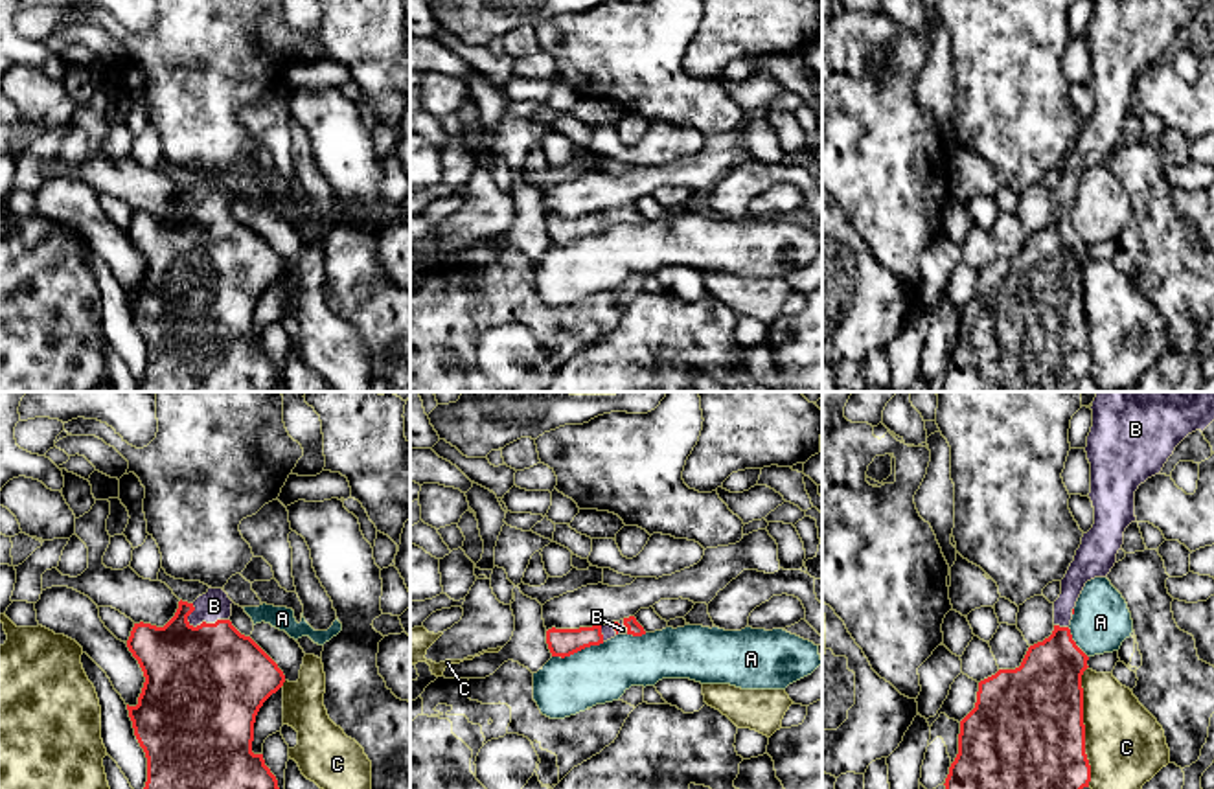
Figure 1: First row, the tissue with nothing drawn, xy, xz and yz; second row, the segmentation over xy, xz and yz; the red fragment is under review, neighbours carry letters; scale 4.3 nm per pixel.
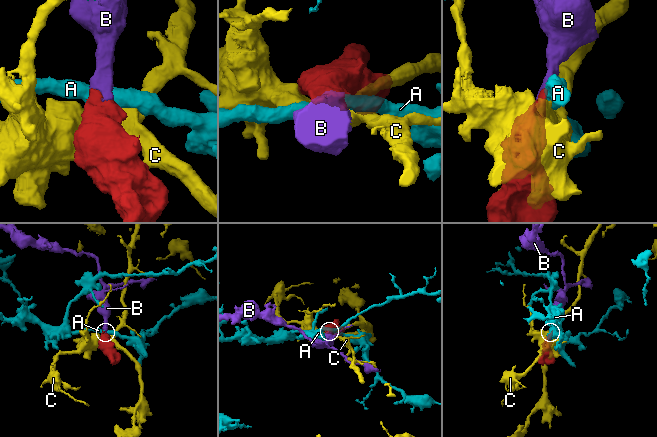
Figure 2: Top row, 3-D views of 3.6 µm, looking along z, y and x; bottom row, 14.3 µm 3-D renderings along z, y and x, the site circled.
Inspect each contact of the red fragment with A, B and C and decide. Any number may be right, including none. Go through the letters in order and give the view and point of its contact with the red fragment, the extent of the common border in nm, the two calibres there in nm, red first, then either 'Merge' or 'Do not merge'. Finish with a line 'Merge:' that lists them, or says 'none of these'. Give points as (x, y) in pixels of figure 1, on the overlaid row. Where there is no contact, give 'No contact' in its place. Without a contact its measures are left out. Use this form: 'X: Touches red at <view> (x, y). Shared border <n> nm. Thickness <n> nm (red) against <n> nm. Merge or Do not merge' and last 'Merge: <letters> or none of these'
A: Touches red at xz (578, 650). Shared border 240 nm. Thickness 130 nm (red) against 260 nm. Do not merge
B: Touches red at xy (205, 622). Shared border 190 nm. Thickness 480 nm (red) against 130 nm. Merge
C: Touches red at yz (1084, 727). Shared border 550 nm. Thickness 500 nm (red) against 340 nm. Do not merge
Merge: B

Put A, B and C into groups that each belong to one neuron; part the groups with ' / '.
A / B / C

